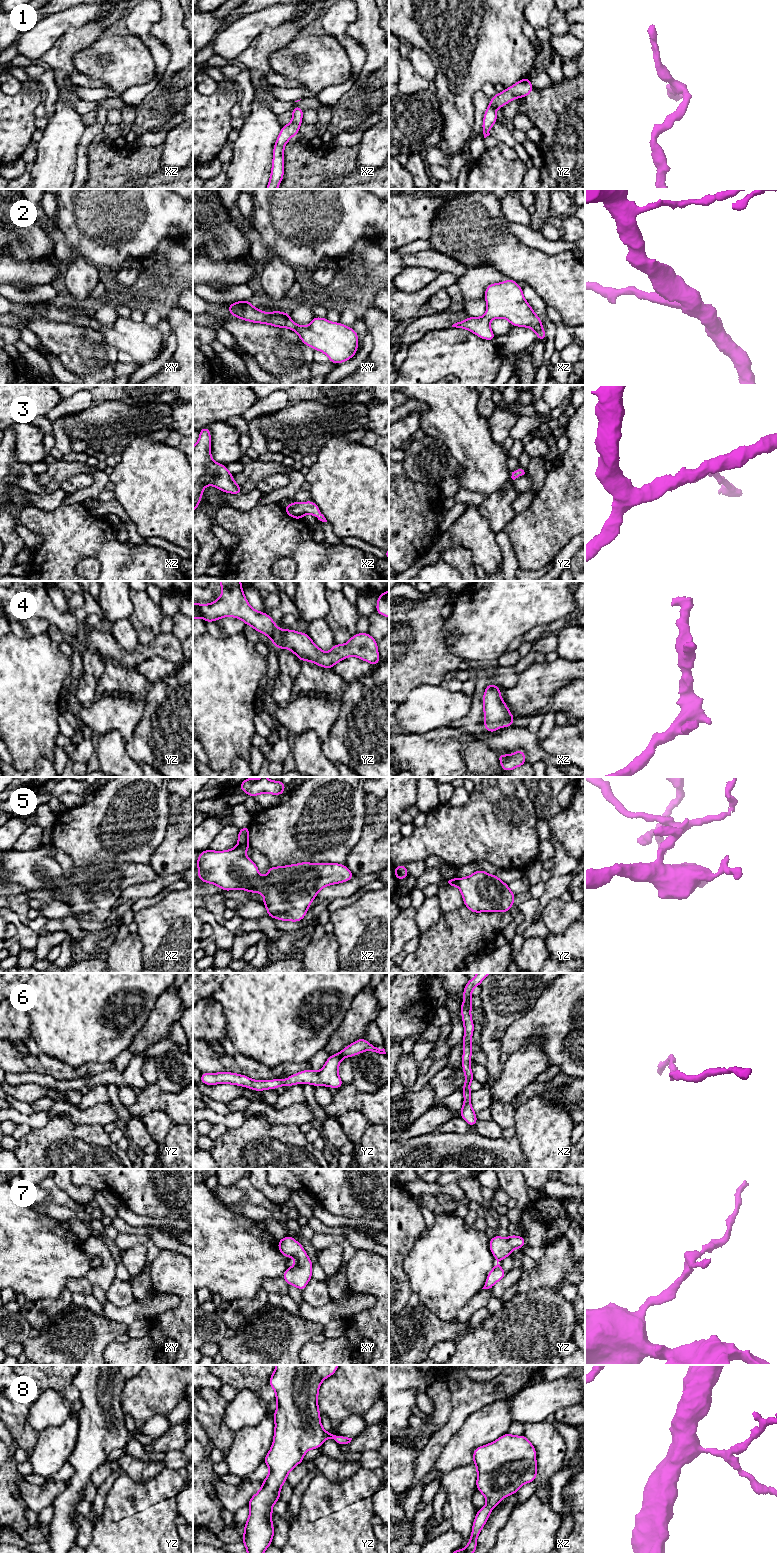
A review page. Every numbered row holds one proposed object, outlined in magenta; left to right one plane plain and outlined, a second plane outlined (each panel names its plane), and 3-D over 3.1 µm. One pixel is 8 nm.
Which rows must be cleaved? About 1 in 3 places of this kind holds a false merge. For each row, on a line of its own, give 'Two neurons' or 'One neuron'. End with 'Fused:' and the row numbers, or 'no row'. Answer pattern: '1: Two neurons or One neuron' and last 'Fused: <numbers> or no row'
1: One neuron
2: One neuron
3: One neuron
4: One neuron
5: One neuron
6: One neuron
7: One neuron
8: One neuron
Fused: no row

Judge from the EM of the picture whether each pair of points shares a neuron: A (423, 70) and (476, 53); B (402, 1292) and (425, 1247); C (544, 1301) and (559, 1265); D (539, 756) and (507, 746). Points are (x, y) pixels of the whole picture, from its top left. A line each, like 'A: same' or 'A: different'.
A: different
B: different
C: different
D: same

